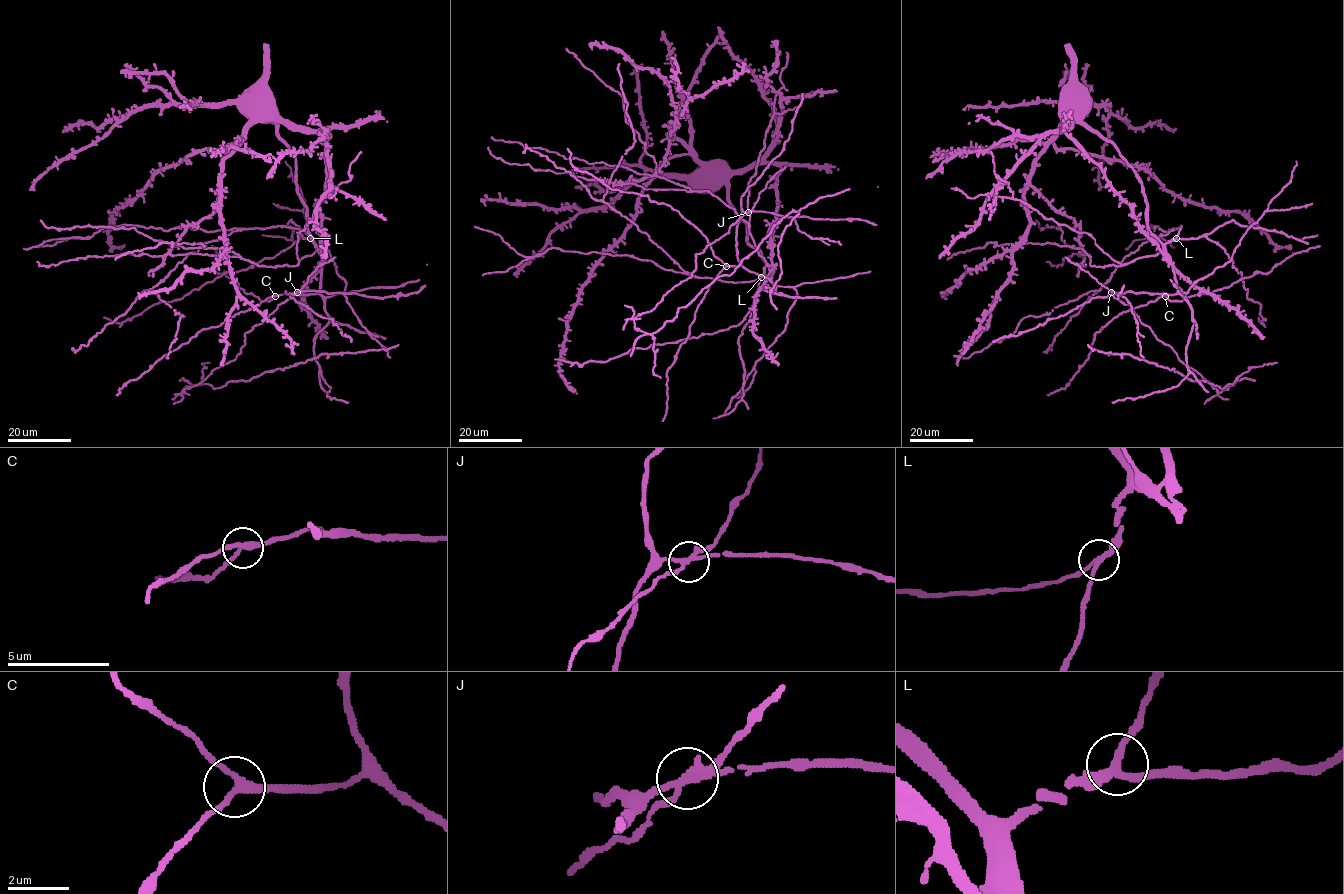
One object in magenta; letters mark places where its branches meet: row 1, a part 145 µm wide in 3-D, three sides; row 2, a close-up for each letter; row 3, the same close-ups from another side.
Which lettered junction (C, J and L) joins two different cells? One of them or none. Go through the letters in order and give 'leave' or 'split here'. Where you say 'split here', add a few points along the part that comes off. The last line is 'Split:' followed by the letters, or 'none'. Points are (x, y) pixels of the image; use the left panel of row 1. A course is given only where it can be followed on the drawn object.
C: leave
J: split here; course (297, 292), (244, 334), (234, 360), (182, 392), (197, 384), (215, 388), (249, 380), (320, 354), (398, 345)
L: leave
Split: J

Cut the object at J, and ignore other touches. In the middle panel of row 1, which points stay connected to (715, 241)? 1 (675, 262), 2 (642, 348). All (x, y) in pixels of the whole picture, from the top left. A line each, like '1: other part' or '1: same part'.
1: other part
2: other part

